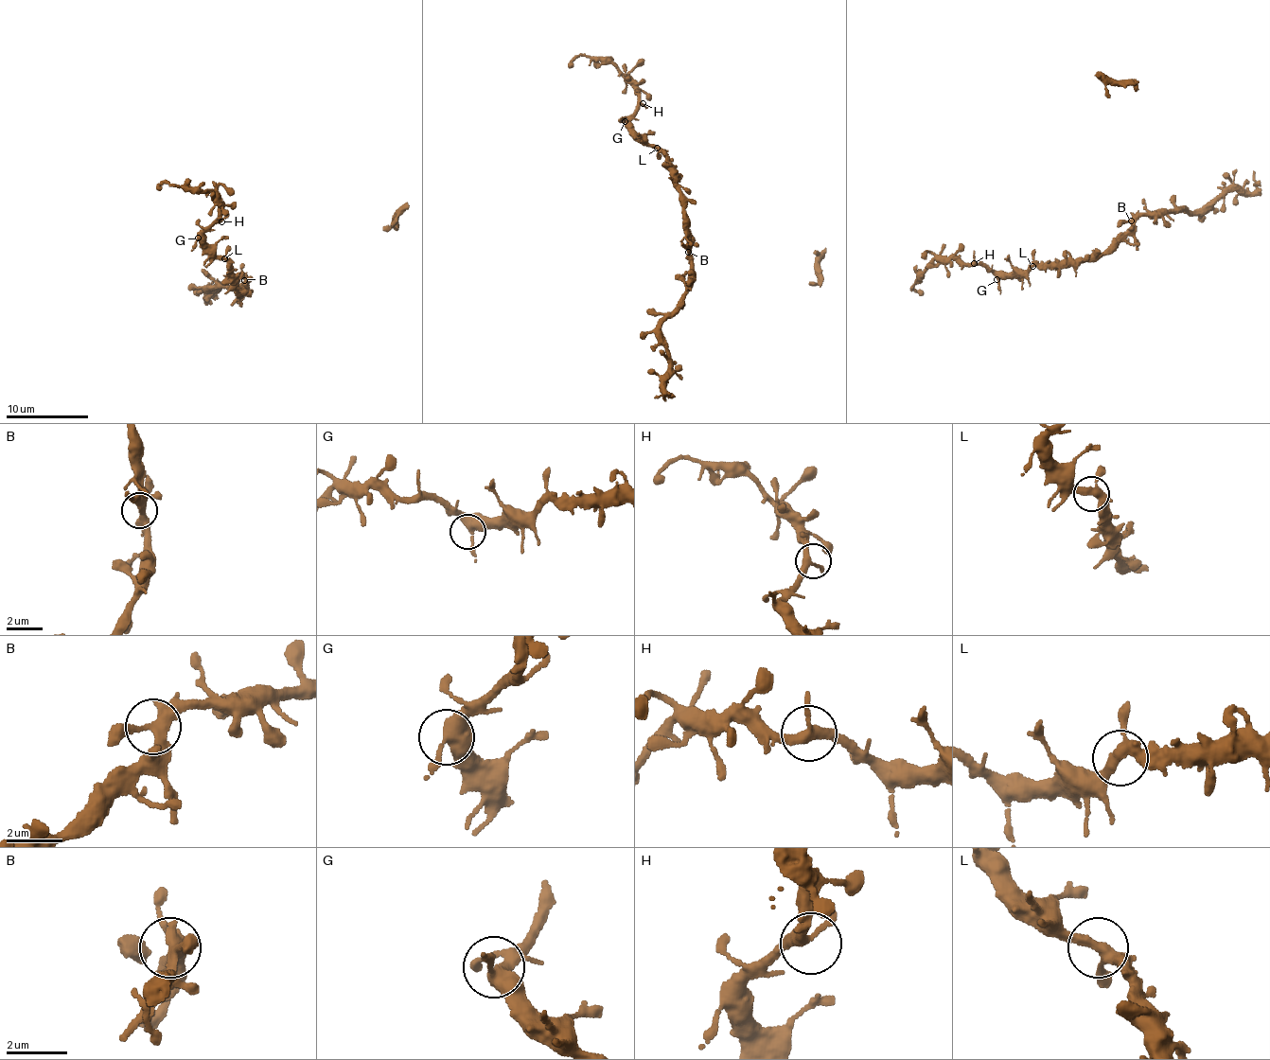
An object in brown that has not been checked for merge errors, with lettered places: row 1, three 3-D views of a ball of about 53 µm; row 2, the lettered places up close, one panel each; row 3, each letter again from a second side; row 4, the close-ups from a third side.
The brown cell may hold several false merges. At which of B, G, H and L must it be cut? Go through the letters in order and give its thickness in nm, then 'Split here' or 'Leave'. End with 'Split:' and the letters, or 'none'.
B: Thickness 360 nm. Leave
G: Thickness 380 nm. Leave
H: Thickness 300 nm. Leave
L: Thickness 320 nm. Leave
Split: none

